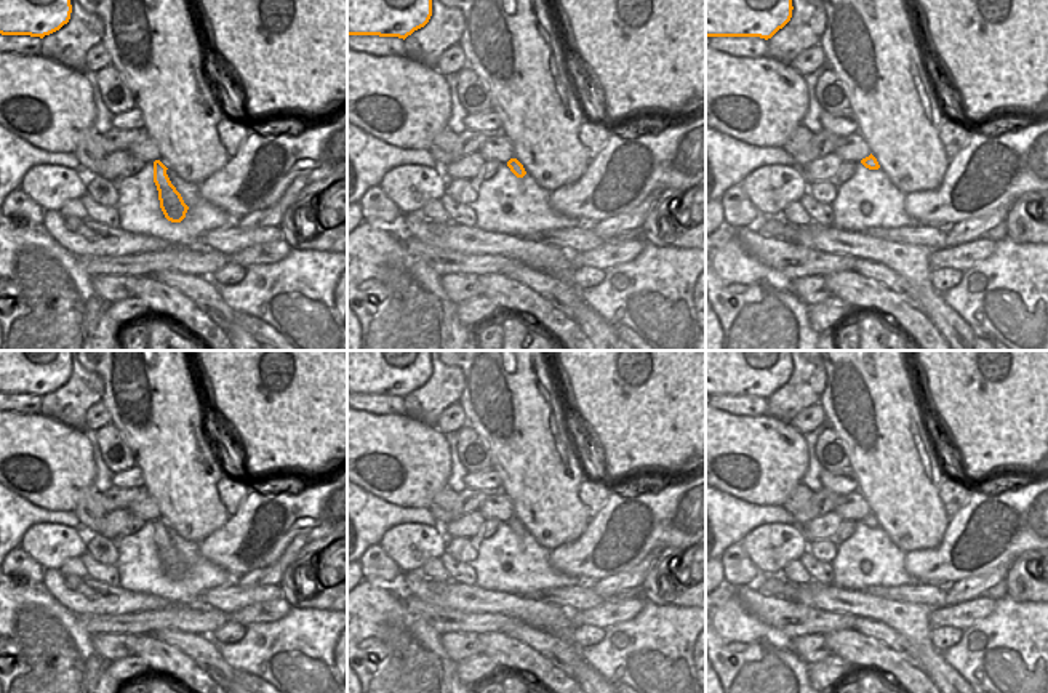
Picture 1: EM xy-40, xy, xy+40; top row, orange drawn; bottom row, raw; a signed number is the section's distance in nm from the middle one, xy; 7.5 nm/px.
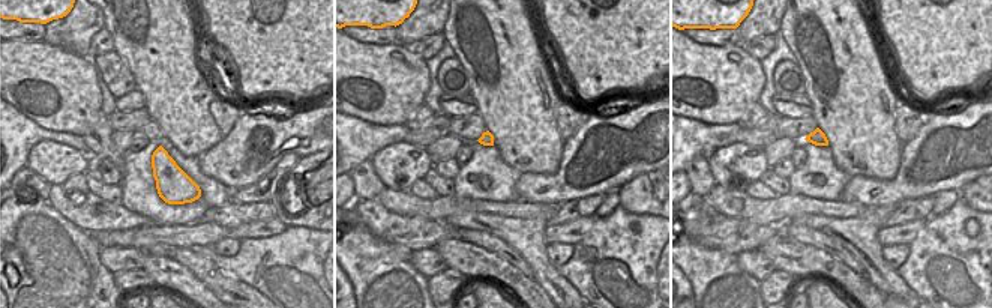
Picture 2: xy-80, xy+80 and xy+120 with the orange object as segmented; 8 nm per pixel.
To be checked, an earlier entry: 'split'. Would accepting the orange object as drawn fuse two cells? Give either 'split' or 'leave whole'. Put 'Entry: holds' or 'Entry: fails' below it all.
leave whole
Entry: fails

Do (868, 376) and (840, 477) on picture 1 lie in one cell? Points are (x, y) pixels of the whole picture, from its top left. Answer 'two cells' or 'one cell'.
two cells

